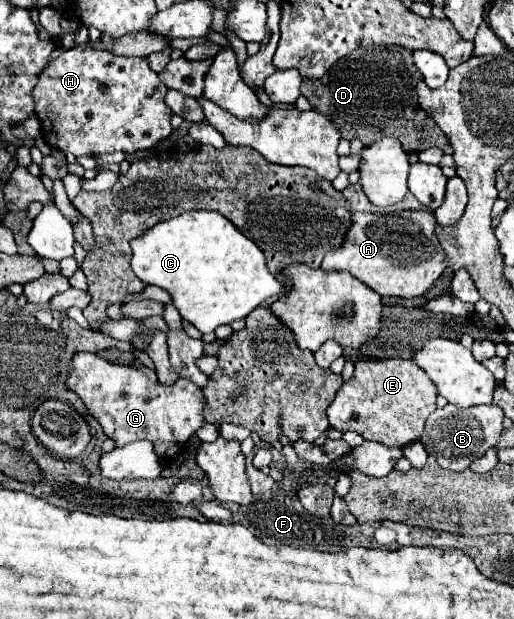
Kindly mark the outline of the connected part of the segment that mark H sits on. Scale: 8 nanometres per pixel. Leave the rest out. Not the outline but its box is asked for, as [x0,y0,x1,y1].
[33,43,171,155]

